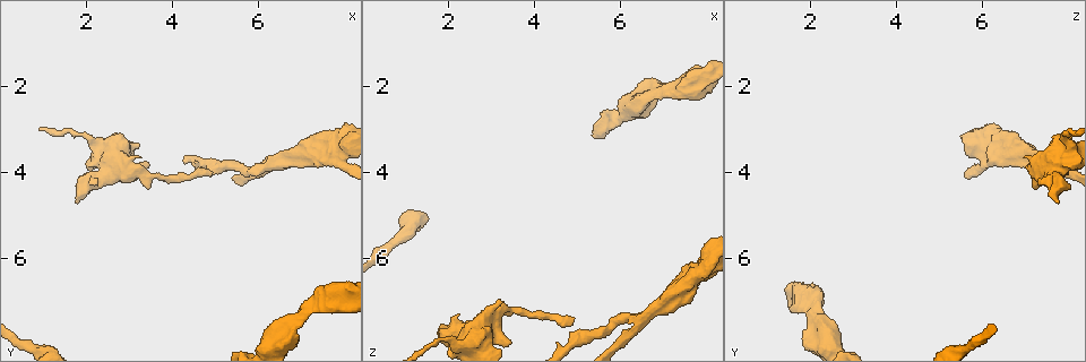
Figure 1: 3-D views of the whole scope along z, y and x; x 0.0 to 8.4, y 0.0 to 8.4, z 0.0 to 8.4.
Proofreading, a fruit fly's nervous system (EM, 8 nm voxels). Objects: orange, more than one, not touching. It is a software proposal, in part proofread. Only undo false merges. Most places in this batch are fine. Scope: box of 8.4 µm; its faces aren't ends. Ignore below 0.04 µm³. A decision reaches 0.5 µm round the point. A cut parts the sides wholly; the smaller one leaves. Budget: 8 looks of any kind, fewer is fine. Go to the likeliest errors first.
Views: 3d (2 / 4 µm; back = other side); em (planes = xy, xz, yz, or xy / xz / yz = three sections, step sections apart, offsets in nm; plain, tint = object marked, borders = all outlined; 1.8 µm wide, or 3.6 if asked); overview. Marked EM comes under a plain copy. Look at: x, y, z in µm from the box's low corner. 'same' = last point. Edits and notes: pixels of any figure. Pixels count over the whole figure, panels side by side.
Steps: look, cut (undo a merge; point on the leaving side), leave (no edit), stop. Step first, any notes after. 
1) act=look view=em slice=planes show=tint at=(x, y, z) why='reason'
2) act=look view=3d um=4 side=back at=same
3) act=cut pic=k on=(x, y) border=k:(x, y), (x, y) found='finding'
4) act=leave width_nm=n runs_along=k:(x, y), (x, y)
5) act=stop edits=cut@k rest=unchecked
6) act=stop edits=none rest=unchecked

act=look view=em slice=planes show=tint at=(6.45, 3.80, 7.45)

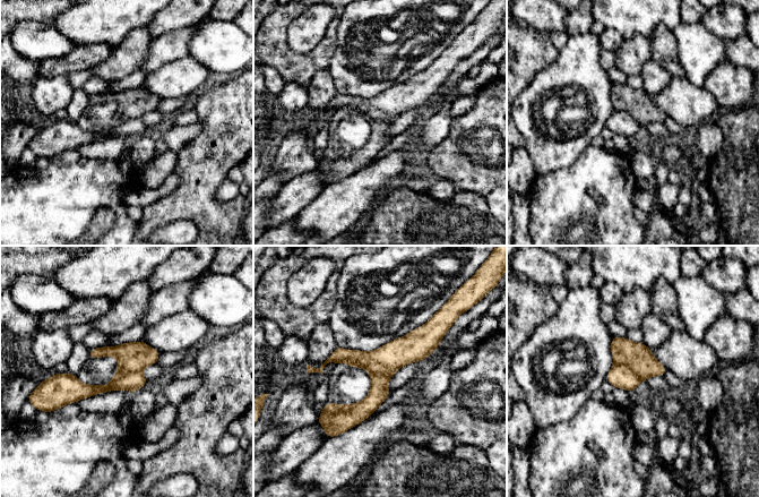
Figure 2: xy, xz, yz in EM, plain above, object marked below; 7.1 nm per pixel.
act=cut pic=2 on=(638, 357) width_nm=220 found='a second neuron is stuck on'

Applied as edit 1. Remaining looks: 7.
act=look view=em slice=planes show=tint at=(7.85, 6.95, 1.75)

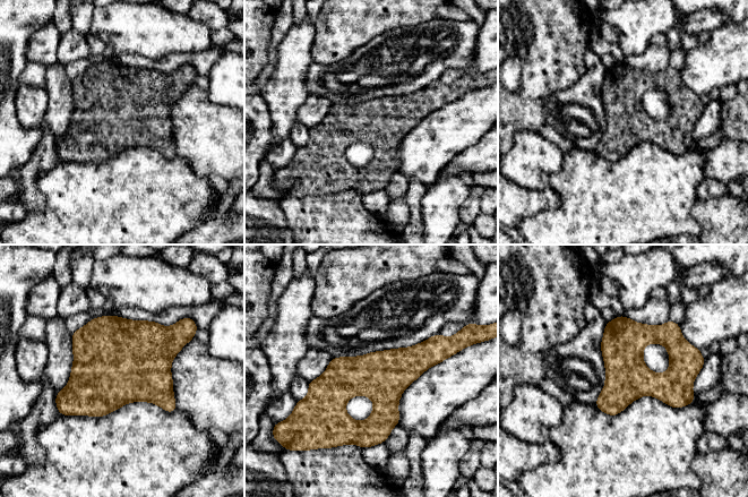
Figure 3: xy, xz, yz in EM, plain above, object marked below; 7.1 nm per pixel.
act=leave found='all the same neuron'

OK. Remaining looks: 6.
act=look view=em slice=yz step=4 show=tint at=(3.00, 4.05, 7.35) why='sudden change in width'

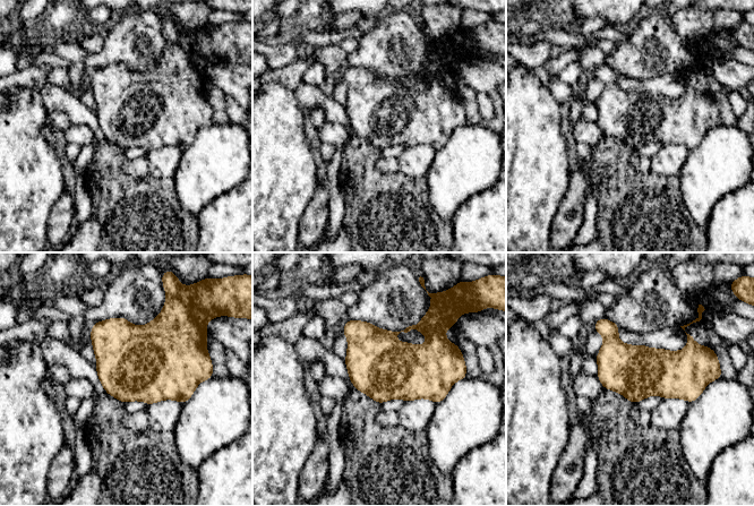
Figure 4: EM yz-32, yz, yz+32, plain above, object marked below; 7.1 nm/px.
act=look view=em slice=planes show=tint at=same

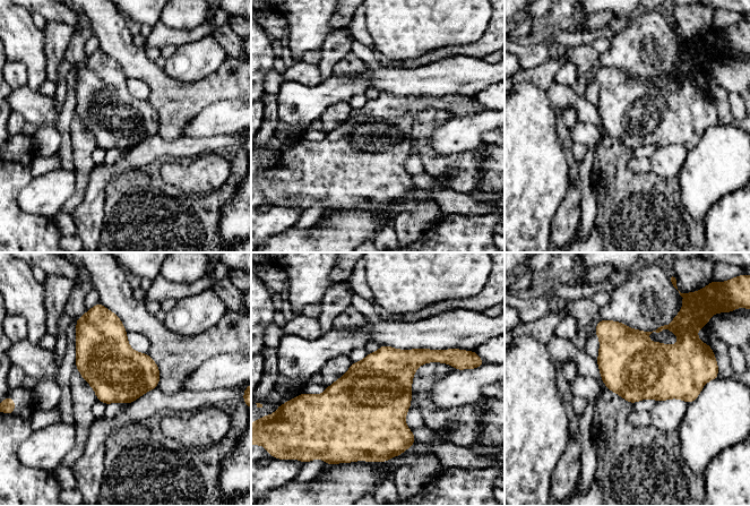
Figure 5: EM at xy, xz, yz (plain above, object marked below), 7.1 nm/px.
act=leave found='all the same neuron'

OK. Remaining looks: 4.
act=stop edits=cut@2 rest=unchecked

